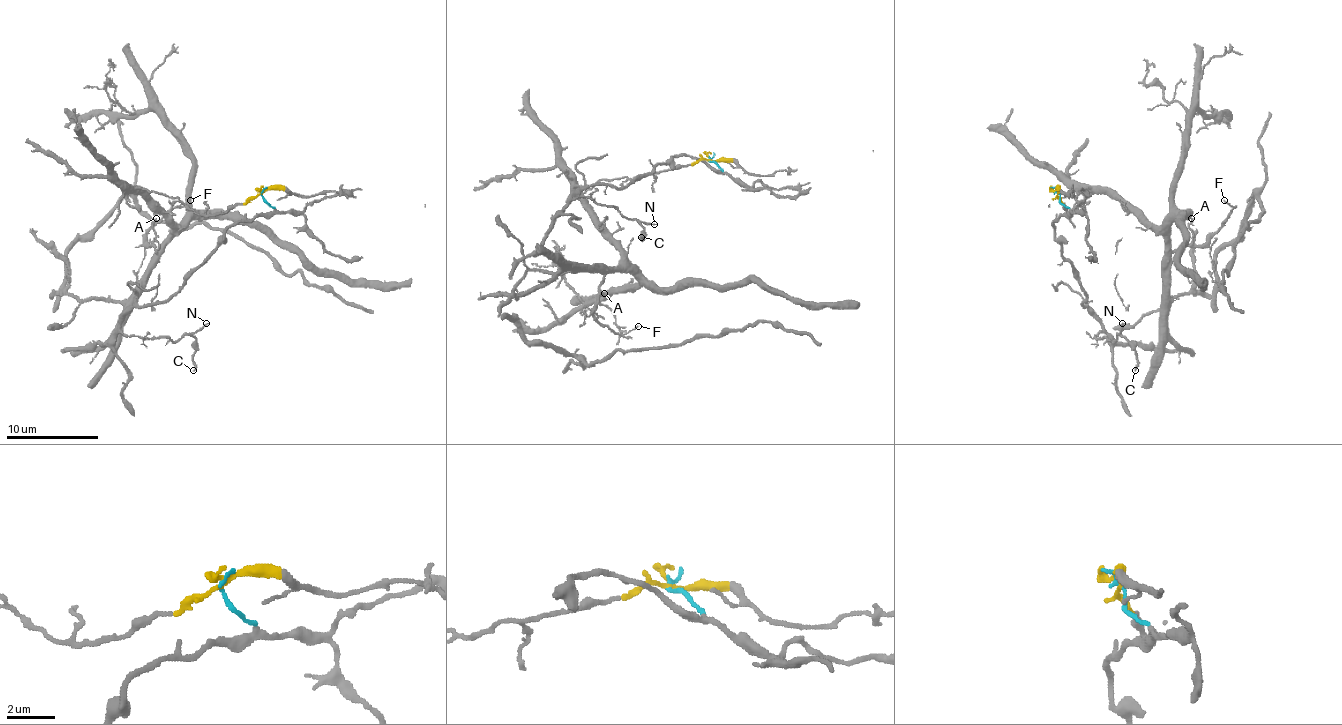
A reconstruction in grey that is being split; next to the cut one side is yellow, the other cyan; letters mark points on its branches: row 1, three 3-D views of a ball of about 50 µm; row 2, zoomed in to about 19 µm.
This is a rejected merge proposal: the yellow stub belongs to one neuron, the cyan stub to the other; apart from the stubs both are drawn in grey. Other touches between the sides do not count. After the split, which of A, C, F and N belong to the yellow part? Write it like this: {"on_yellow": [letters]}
{"on_yellow": ["A", "F"]}

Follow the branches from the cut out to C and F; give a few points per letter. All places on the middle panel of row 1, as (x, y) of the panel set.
C: (710, 160), (722, 171), (676, 155), (620, 188), (581, 188), (567, 201), (613, 206), (644, 227), (641, 236)
F: (710, 160), (625, 181), (602, 178), (583, 195), (593, 225), (620, 252), (595, 317), (616, 333), (639, 326)

